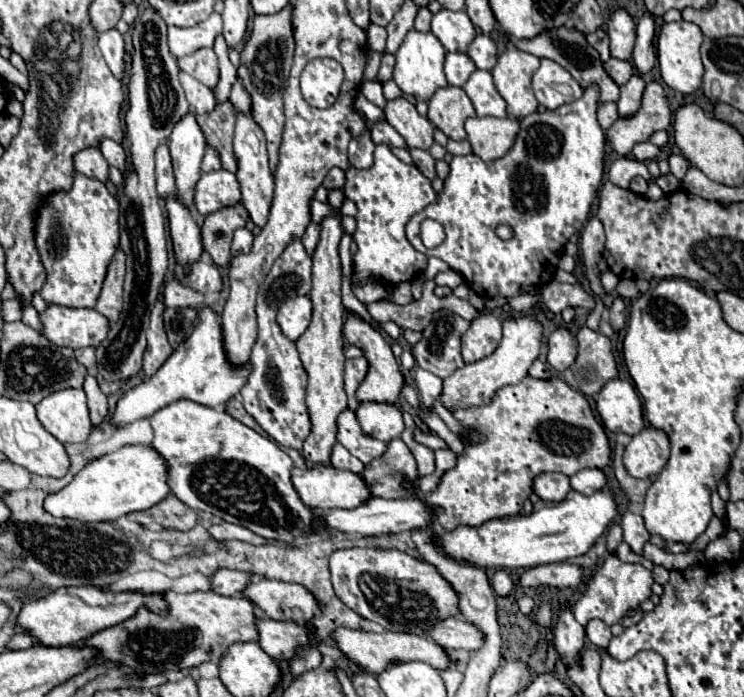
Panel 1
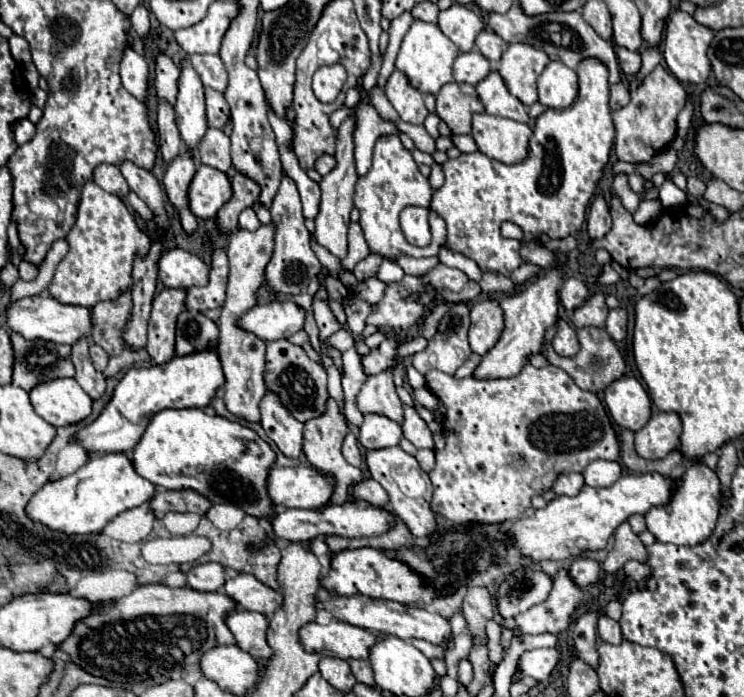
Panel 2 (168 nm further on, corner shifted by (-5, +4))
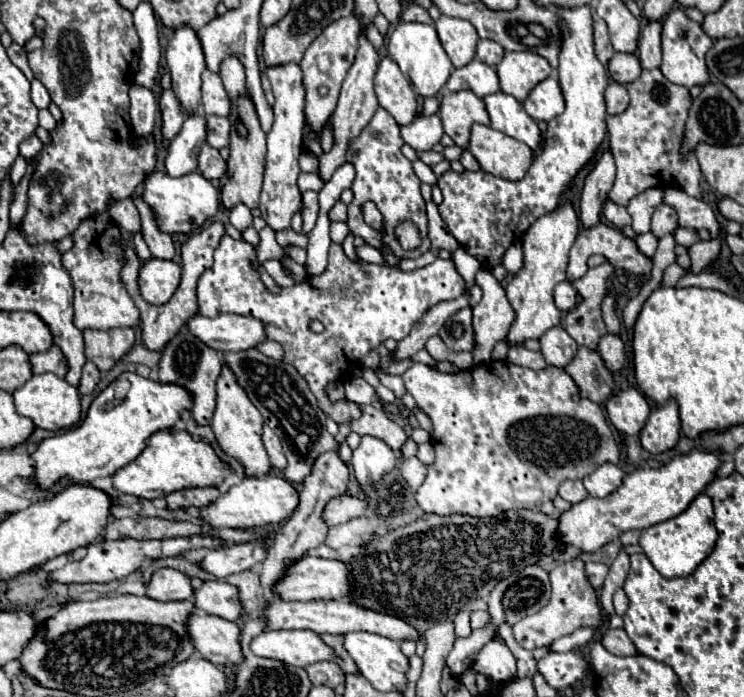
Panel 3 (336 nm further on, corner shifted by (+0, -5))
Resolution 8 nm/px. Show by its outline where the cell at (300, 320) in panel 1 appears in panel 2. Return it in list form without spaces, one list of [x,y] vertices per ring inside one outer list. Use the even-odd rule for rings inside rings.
[[[294,301],[258,303],[236,319],[236,325],[262,341],[288,339],[304,327],[306,311]]]

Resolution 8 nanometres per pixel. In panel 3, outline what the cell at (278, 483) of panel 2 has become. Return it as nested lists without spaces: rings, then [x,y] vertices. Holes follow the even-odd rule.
[[[279,476],[243,478],[241,484],[233,486],[211,506],[201,508],[201,516],[211,528],[261,528],[287,520],[297,510],[297,504],[299,504],[299,492],[285,478]]]

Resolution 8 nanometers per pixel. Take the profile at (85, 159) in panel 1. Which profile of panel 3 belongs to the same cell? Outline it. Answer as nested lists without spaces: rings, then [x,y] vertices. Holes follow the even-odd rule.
[[[131,198],[125,200],[109,200],[109,216],[113,218],[113,222],[127,230],[127,232],[137,232],[141,230],[141,220],[139,220],[139,212],[133,204]]]

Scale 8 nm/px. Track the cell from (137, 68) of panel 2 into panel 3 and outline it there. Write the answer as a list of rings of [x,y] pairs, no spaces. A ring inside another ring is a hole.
[[[133,84],[129,88],[129,98],[131,98],[129,116],[133,122],[133,130],[137,132],[137,136],[151,134],[155,128],[155,112],[157,112],[153,92],[149,88],[141,88],[139,84]]]

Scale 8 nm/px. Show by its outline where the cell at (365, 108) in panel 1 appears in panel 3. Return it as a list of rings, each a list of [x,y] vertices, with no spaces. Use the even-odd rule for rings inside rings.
[[[421,160],[413,162],[413,170],[415,170],[415,174],[417,174],[417,178],[421,182],[427,182],[427,184],[435,184],[437,182],[437,176],[433,174],[433,170],[425,162],[421,162]]]

